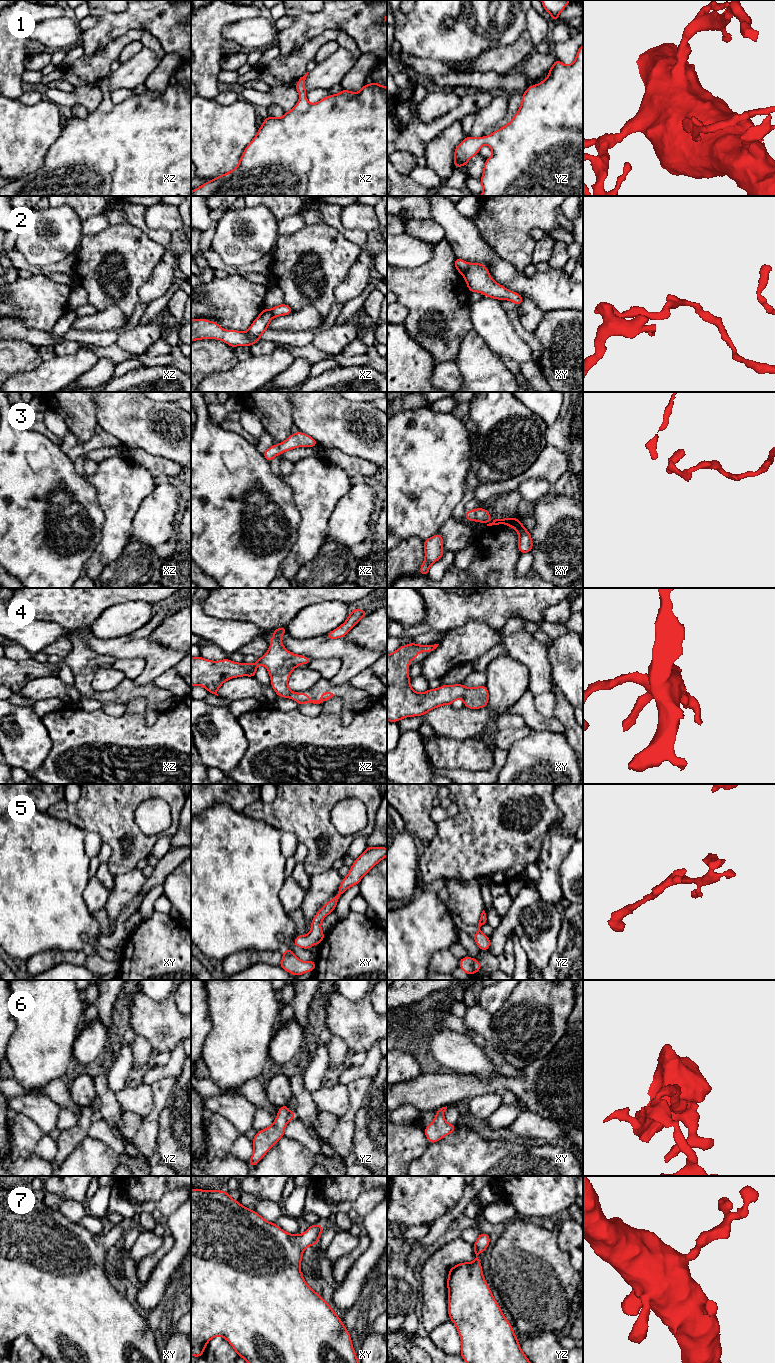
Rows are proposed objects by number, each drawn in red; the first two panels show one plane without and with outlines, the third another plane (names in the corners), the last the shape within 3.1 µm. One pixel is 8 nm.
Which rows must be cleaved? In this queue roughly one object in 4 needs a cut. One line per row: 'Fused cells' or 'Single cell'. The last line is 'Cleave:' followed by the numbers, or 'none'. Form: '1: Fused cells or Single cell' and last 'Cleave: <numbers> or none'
1: Single cell
2: Fused cells
3: Single cell
4: Single cell
5: Single cell
6: Single cell
7: Single cell
Cleave: 2

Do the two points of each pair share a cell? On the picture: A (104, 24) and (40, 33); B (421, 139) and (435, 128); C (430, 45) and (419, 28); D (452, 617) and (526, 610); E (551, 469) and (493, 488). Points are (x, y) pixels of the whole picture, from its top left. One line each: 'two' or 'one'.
A: two
B: one
C: one
D: one
E: one

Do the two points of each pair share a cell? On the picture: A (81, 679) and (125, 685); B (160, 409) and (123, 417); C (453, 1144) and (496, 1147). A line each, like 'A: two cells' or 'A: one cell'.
A: one cell
B: one cell
C: one cell

